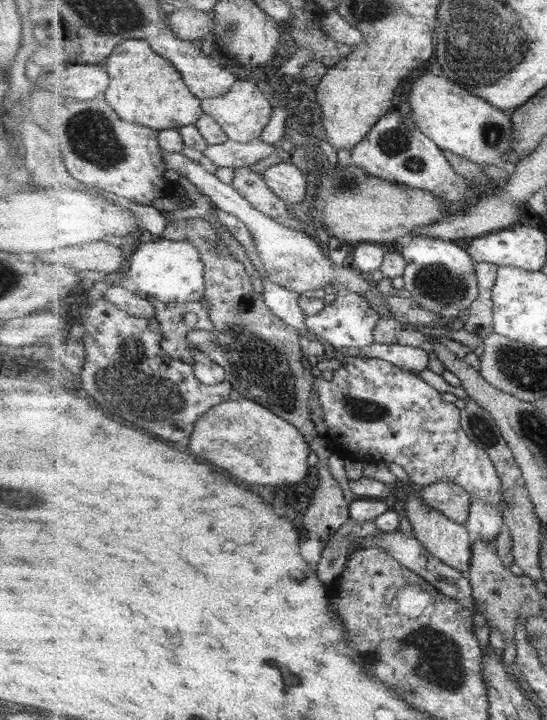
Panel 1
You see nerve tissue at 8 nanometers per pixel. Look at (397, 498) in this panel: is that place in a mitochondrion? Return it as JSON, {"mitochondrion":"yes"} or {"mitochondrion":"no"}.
{"mitochondrion":"no"}

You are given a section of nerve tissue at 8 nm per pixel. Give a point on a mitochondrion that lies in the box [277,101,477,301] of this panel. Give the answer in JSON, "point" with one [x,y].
{"point":[395,142]}

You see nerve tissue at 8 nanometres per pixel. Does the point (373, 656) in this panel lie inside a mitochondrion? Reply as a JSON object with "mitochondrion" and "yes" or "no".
{"mitochondrion":"yes"}

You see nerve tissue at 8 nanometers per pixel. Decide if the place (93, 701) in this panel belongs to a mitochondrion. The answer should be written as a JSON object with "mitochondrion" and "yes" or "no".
{"mitochondrion":"no"}

